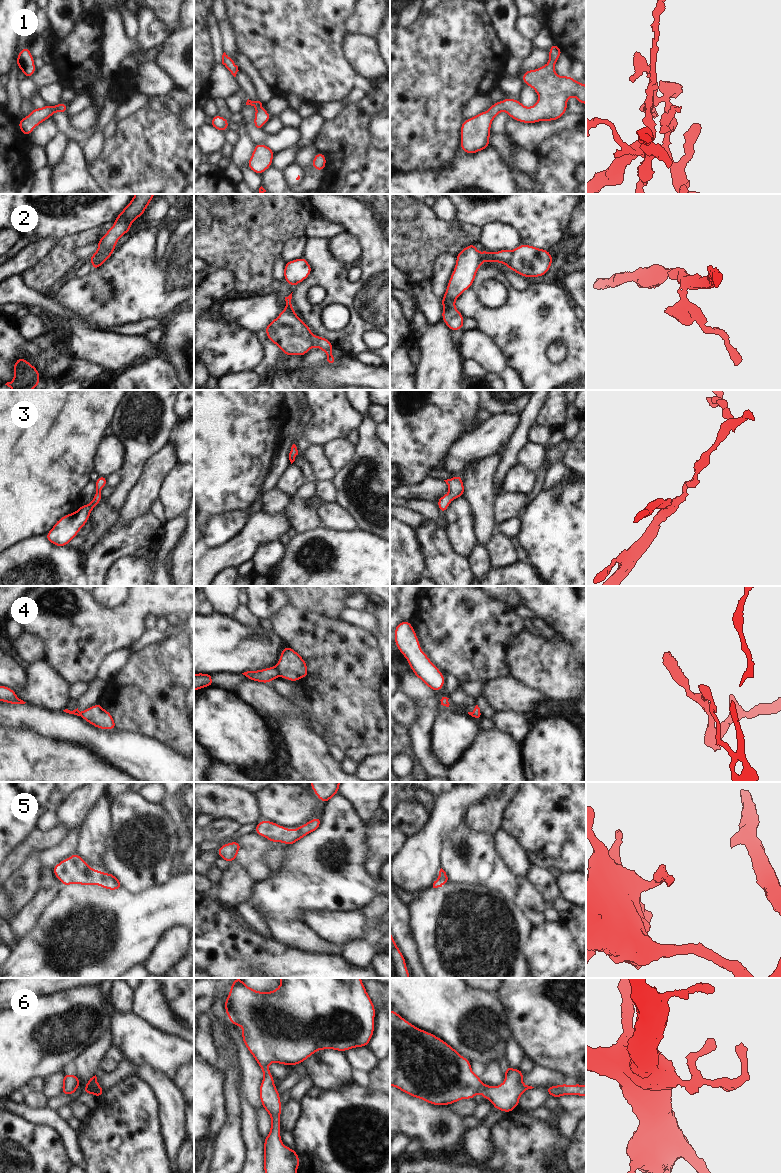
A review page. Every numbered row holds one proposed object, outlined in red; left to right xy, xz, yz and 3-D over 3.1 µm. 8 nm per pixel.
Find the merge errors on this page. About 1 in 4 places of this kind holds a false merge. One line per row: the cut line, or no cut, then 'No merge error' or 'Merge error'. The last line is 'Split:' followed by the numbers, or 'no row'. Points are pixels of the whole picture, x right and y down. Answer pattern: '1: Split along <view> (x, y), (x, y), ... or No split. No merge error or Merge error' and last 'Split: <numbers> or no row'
1: No split. No merge error
2: Split along yz (481, 254), (480, 266). Merge error
3: No split. No merge error
4: Split along xz (275, 666), (279, 675). Merge error
5: No split. No merge error
6: No split. No merge error
Split: 2, 4

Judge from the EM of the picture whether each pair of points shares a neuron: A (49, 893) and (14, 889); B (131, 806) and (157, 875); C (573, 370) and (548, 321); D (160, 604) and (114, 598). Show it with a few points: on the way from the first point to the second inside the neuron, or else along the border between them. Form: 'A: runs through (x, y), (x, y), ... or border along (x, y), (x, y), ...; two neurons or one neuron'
A: border along (42, 887), (22, 910); two neurons
B: runs through (138, 823), (144, 835), (144, 854), (148, 858); one neuron
C: runs through (573, 357), (573, 344), (561, 332); one neuron
D: border along (129, 596), (122, 605), (114, 608), (104, 606); two neurons

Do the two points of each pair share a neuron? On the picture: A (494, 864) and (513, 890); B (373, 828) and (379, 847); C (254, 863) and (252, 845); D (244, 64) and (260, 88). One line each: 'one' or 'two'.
A: one
B: one
C: one
D: one

